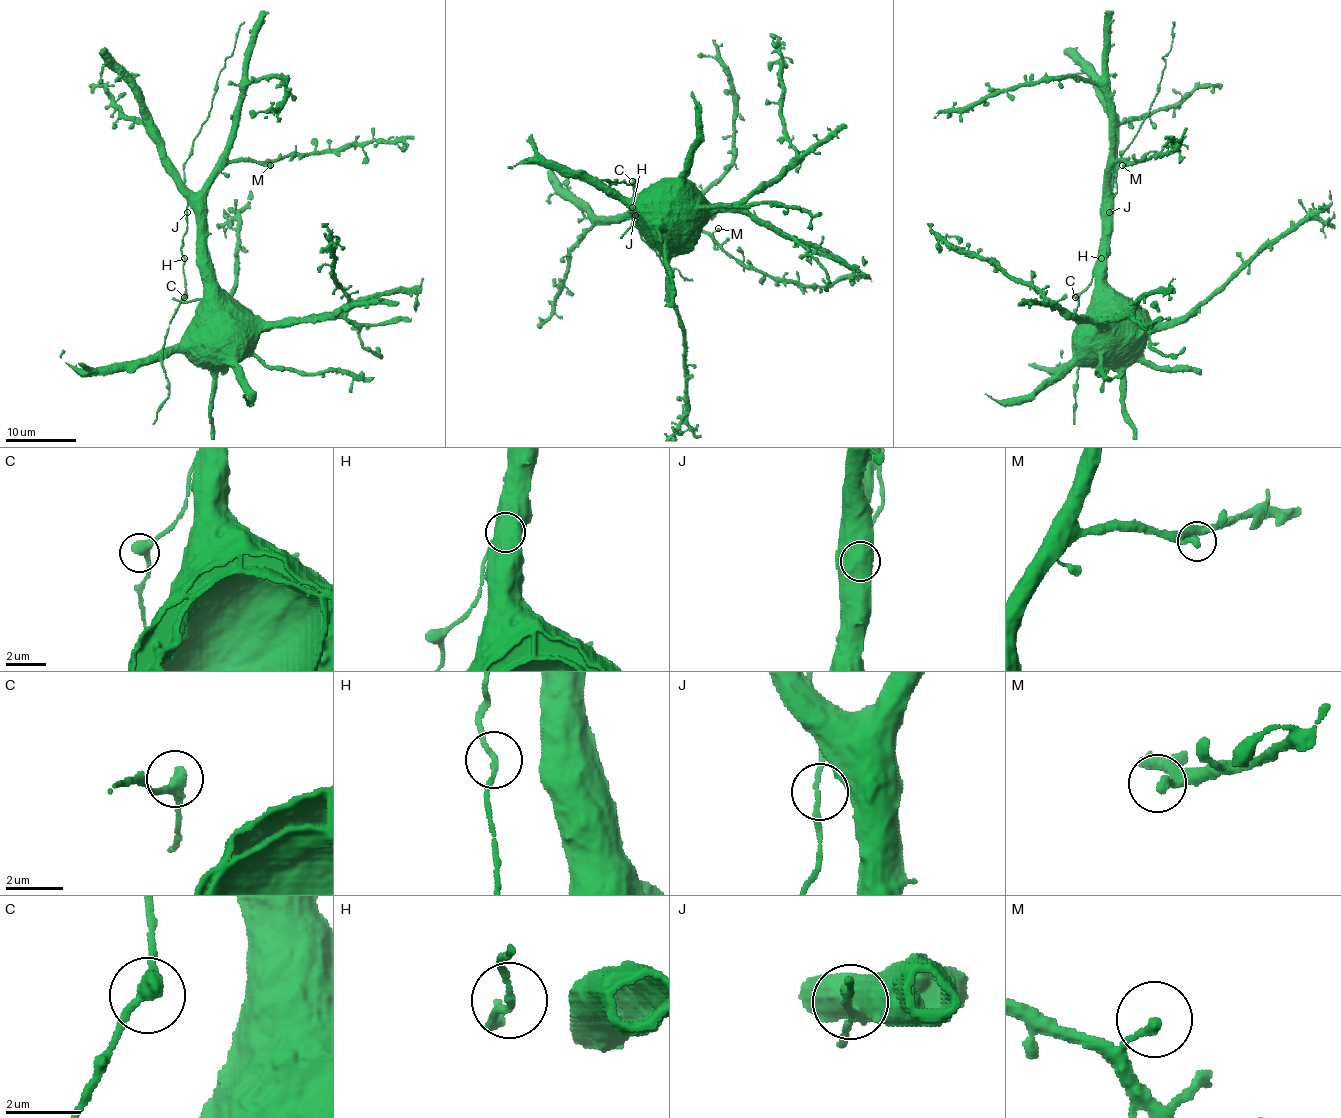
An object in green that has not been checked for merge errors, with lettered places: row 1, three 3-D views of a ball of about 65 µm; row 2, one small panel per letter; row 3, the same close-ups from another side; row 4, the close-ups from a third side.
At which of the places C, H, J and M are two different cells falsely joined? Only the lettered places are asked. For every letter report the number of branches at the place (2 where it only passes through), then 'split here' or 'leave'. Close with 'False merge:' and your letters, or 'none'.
C: 2 | leave
H: 2 | leave
J: 2 | leave
M: 1 | leave
False merge: none

